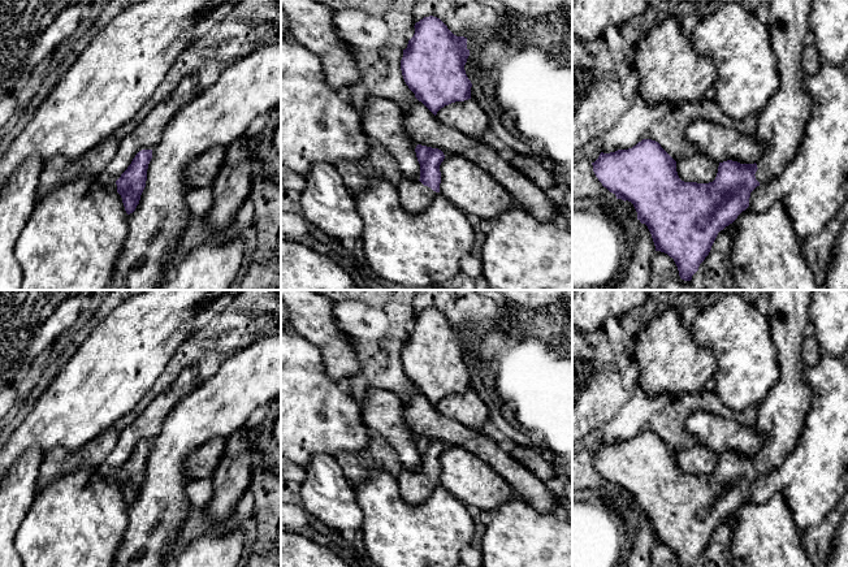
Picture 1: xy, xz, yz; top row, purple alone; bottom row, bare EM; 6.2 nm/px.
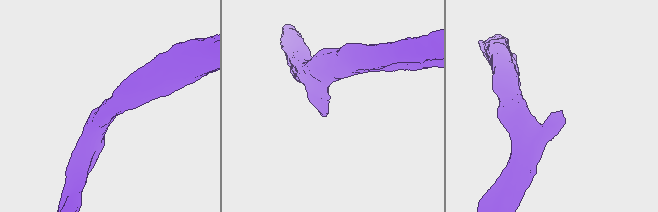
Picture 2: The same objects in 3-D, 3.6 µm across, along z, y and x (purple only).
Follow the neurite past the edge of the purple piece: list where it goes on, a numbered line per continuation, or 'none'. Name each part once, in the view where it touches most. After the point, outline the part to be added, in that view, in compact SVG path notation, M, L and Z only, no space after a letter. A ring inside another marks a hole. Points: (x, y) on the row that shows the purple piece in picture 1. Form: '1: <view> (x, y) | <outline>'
1: yz (781, 125) | M770 0L766 22L770 29L778 72L779 90L769 99L760 112L756 138L762 144L758 159L756 179L760 185L770 182L784 169L795 156L804 127L810 112L810 96L804 88L805 74L802 69L804 39L809 31L809 14L814 0Z

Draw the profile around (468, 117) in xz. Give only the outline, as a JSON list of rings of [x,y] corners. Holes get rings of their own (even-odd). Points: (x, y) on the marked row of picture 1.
[[[475,99],[455,101],[441,108],[437,120],[462,134],[479,139],[488,131],[488,116]]]

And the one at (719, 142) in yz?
[[[693,120],[685,130],[685,138],[696,152],[711,157],[718,164],[727,160],[754,164],[762,155],[762,144],[754,134],[745,134],[734,126],[709,120]]]

